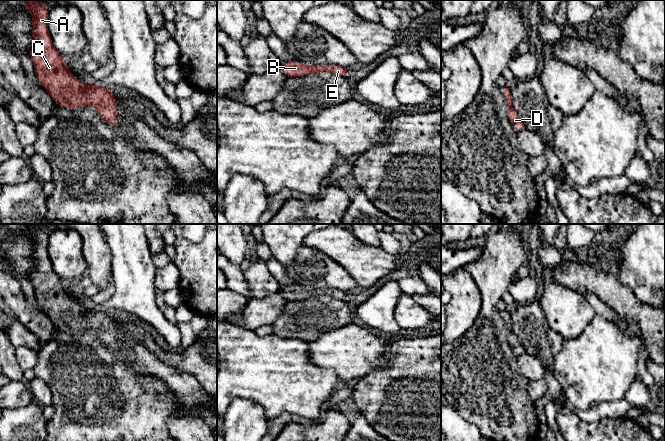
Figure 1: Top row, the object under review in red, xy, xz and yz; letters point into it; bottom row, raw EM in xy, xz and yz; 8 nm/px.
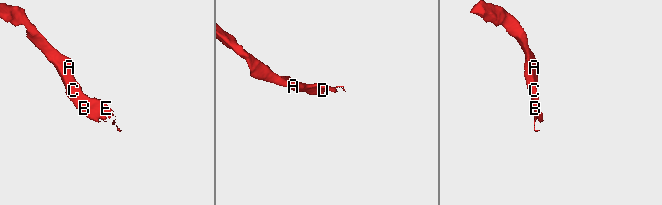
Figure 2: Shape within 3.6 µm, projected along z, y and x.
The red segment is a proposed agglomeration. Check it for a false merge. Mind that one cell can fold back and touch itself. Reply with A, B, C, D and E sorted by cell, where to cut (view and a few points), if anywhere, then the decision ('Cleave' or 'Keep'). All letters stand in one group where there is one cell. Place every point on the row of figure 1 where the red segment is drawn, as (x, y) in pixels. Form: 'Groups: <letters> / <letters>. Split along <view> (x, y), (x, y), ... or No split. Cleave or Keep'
Groups: A B C D E. No split. Keep

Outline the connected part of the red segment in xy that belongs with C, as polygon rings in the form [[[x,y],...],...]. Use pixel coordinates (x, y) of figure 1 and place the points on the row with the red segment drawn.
[[[22,0],[32,15],[33,45],[29,51],[36,76],[57,106],[74,110],[88,105],[97,108],[110,126],[116,124],[115,94],[100,84],[84,85],[67,68],[66,59],[55,49],[48,31],[48,6]]]

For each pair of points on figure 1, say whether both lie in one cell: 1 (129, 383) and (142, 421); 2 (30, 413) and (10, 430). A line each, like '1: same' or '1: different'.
1: same
2: same

